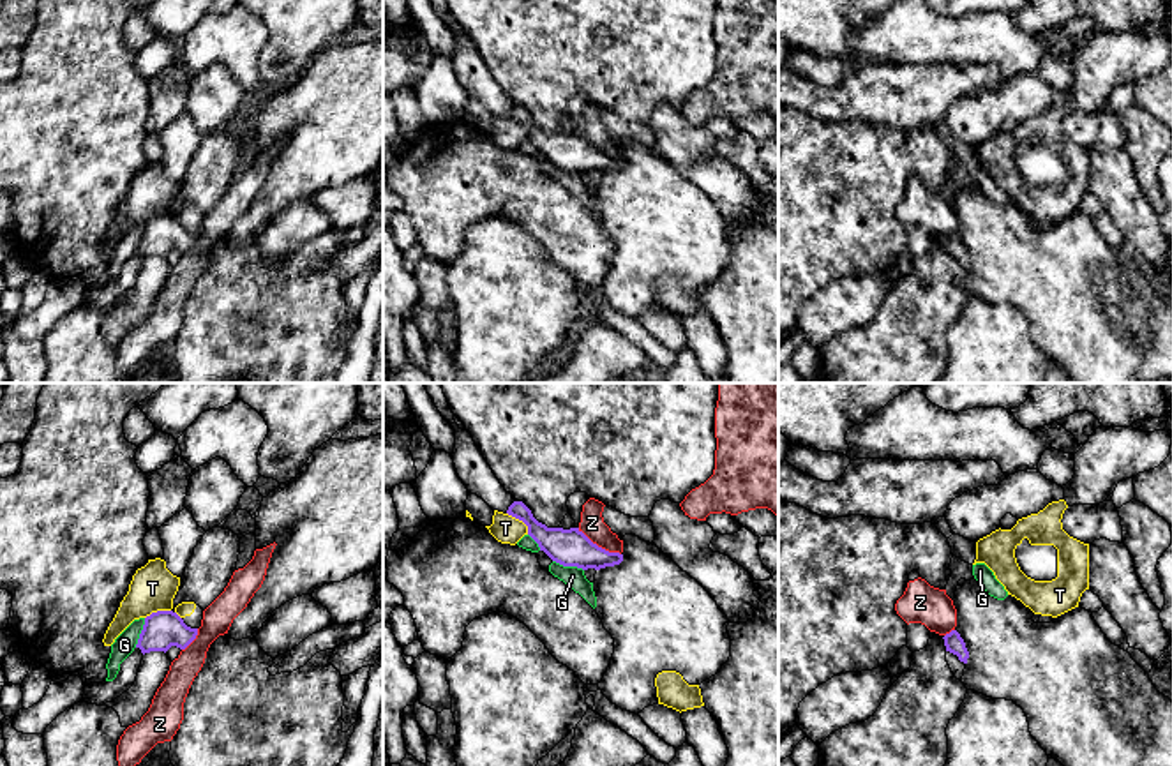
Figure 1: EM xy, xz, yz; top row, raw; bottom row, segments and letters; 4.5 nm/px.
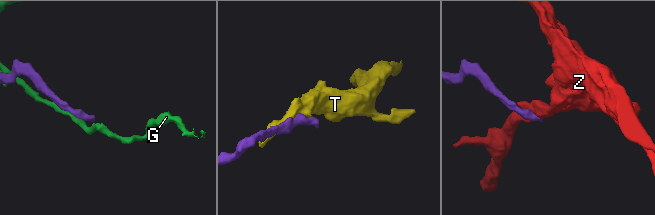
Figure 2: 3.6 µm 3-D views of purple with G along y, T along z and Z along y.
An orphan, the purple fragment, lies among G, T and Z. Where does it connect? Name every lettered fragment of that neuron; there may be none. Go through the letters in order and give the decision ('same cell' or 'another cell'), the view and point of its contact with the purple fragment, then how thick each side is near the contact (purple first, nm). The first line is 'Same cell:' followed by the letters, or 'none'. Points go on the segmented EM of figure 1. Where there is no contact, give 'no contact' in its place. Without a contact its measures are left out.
Same cell: none
G: another cell; contact xz (569, 565); calibres 180 and 90 nm
T: another cell; contact xz (521, 519); calibres 160 and 130 nm
Z: another cell; contact xz (597, 546); calibres 180 and 110 nm

